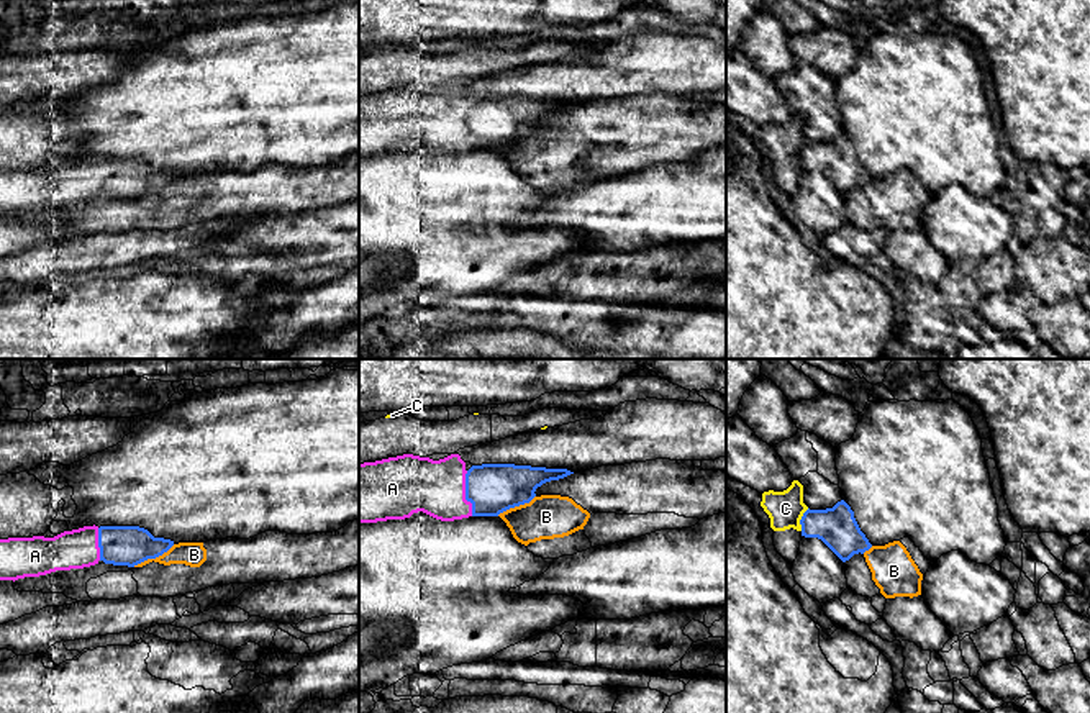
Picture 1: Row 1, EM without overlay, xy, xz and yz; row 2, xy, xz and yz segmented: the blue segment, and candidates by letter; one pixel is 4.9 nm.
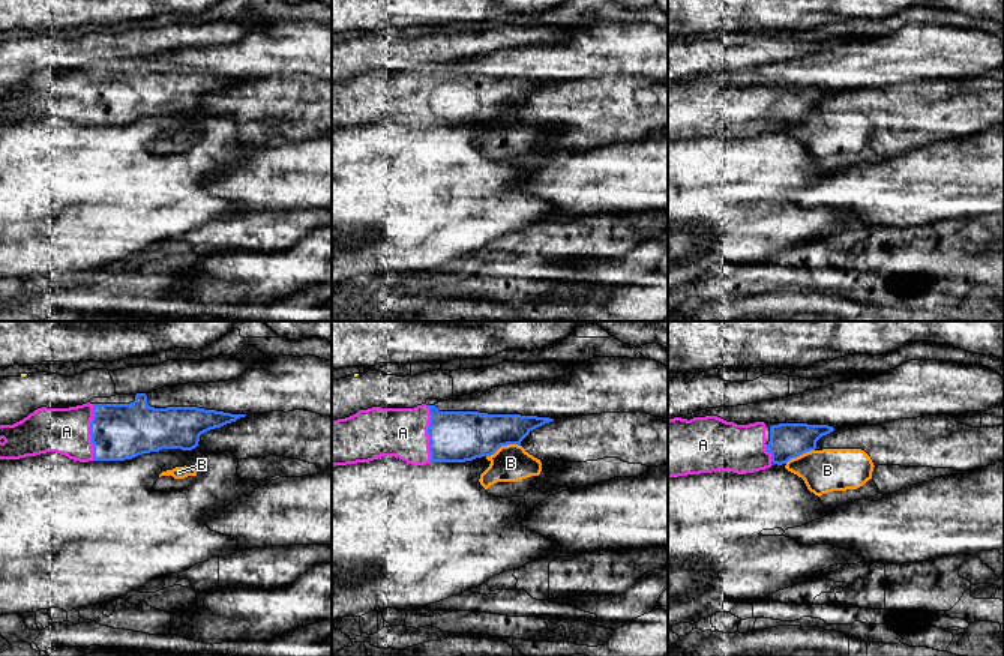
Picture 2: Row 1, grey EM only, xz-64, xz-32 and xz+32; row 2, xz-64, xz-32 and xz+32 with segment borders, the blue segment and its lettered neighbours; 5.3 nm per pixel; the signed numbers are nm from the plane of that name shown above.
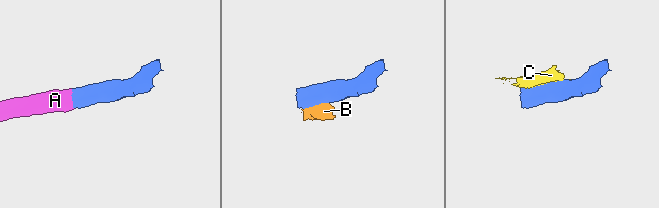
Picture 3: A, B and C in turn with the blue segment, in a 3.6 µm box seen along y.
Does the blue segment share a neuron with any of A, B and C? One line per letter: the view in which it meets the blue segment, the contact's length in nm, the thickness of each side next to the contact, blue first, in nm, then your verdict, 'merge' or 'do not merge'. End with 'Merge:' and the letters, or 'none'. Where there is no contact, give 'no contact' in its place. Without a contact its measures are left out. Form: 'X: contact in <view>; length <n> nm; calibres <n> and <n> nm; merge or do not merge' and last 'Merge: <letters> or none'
A: contact in xz; length 220 nm; calibres 260 and 280 nm; merge
B: contact in xy; length 240 nm; calibres 190 and 120 nm; do not merge
C: contact in yz; length 120 nm; calibres 200 and 180 nm; do not merge
Merge: A

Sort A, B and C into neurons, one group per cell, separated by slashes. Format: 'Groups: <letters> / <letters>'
Groups: A / B / C

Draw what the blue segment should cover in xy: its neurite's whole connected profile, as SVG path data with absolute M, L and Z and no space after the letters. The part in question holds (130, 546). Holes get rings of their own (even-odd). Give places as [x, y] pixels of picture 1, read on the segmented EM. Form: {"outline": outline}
{"outline": "M84 526L64 531L54 538L8 538L0 539L0 580L18 580L25 577L39 577L56 570L84 569L98 564L134 567L148 559L156 559L167 552L174 541L154 538L139 526Z"}

